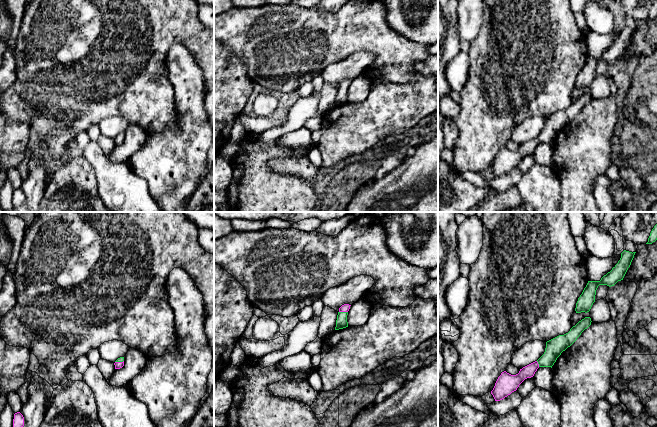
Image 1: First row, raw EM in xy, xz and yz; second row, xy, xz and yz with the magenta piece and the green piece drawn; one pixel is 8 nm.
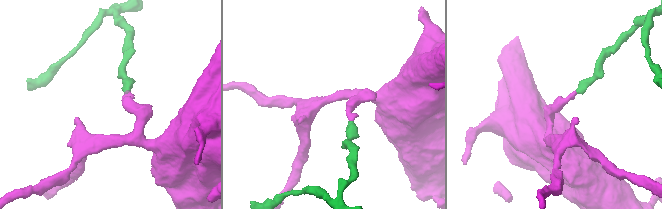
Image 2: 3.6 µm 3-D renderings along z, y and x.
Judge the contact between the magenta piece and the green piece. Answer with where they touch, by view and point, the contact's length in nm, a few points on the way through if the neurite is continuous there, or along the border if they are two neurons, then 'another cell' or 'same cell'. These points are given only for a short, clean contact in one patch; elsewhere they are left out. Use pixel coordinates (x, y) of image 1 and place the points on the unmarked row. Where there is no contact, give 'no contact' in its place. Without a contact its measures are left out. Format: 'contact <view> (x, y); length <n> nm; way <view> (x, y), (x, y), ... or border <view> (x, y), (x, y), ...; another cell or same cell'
contact xz (343, 87); length 70 nm; way xz (344, 84), (343, 87), (341, 98); same cell

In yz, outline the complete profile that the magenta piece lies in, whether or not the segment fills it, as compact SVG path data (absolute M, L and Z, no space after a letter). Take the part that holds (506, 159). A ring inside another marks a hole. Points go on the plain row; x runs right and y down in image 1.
M585 93L573 102L568 109L547 117L544 130L537 137L520 145L518 150L511 151L506 147L502 148L491 167L495 177L500 177L516 167L525 155L534 152L539 143L552 144L561 129L577 116L581 109L591 101L591 98L590 93Z

